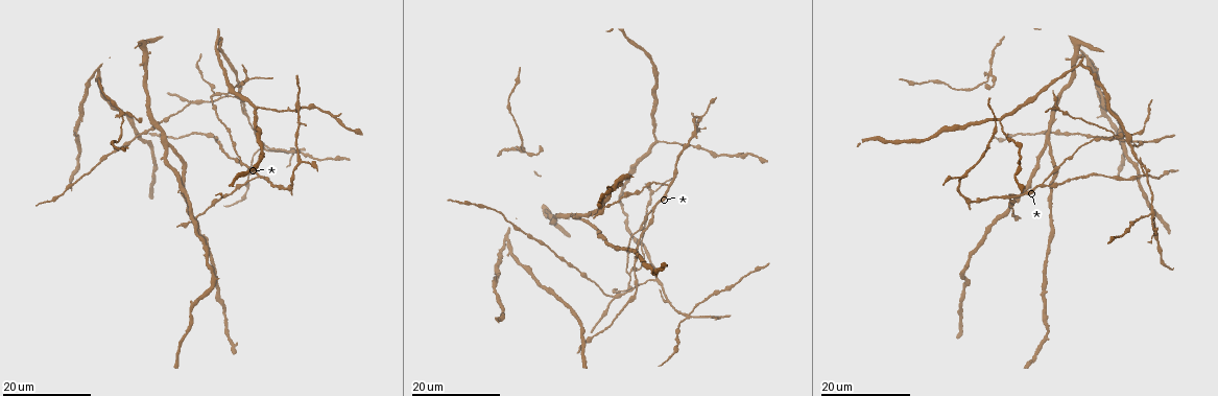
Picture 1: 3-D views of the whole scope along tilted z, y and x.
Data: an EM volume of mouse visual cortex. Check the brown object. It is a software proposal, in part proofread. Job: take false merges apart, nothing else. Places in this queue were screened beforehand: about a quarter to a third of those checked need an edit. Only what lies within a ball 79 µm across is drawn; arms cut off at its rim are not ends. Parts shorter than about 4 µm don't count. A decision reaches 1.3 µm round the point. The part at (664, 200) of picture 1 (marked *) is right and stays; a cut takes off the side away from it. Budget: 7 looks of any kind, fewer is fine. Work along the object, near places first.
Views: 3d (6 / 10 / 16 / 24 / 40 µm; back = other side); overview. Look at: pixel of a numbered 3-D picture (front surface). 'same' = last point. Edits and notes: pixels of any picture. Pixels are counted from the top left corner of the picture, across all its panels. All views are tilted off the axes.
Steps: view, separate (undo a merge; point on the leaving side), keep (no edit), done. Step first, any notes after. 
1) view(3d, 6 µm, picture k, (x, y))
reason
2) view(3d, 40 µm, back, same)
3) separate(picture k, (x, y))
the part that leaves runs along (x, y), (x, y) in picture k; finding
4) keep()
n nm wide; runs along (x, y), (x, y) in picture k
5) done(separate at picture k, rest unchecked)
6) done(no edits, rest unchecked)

view(3d, 16 µm, picture 1, (608, 204))
two arms in line, one across

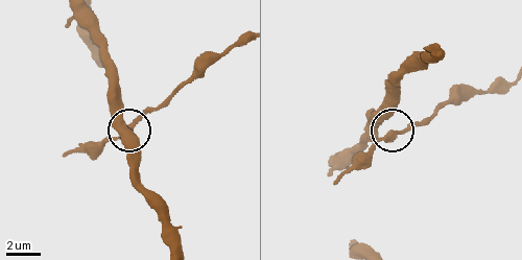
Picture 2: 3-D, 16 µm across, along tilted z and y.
view(3d, 6 µm, picture 2, (392, 131))
closer look

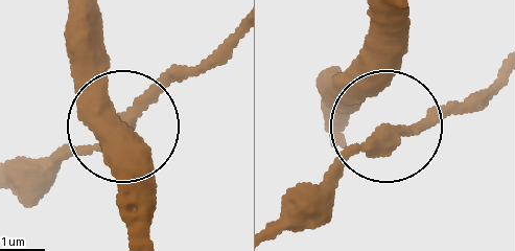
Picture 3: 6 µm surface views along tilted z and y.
keep()
3 arms; continuous, no second neuron

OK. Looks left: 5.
view(3d, 16 µm, picture 1, (992, 75))
arms part here

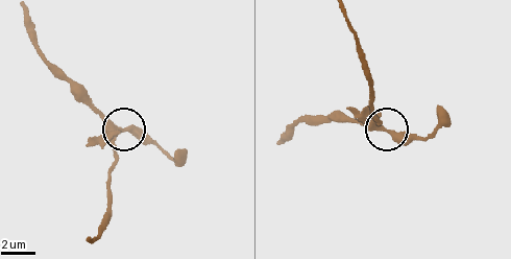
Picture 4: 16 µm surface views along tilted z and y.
view(3d, 6 µm, picture 4, (381, 128))

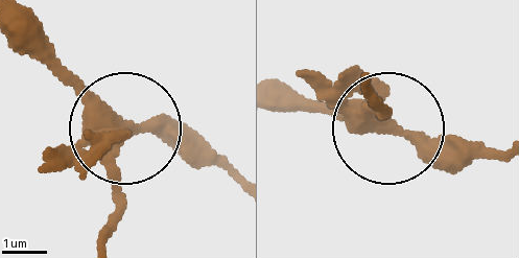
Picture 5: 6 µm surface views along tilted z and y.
keep()
one neuron here

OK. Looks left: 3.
view(3d, 16 µm, picture 1, (212, 94))
arms part here

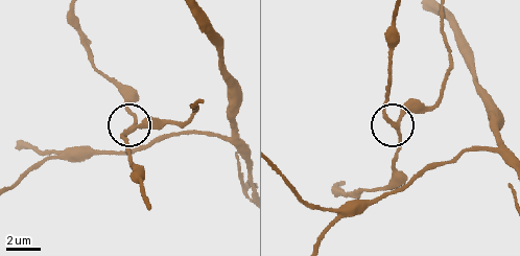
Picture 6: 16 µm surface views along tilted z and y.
view(3d, 10 µm, picture 6, (136, 127))

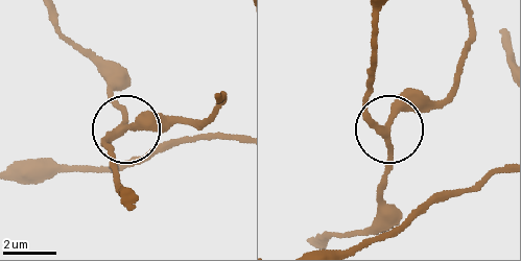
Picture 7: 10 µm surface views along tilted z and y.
keep()
side arm 30 µm; runs along (373, 19), (364, 103), (378, 121), (388, 128), (453, 87) in picture 7; continuous, no second neuron

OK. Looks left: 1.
done(no edits, rest unchecked)

